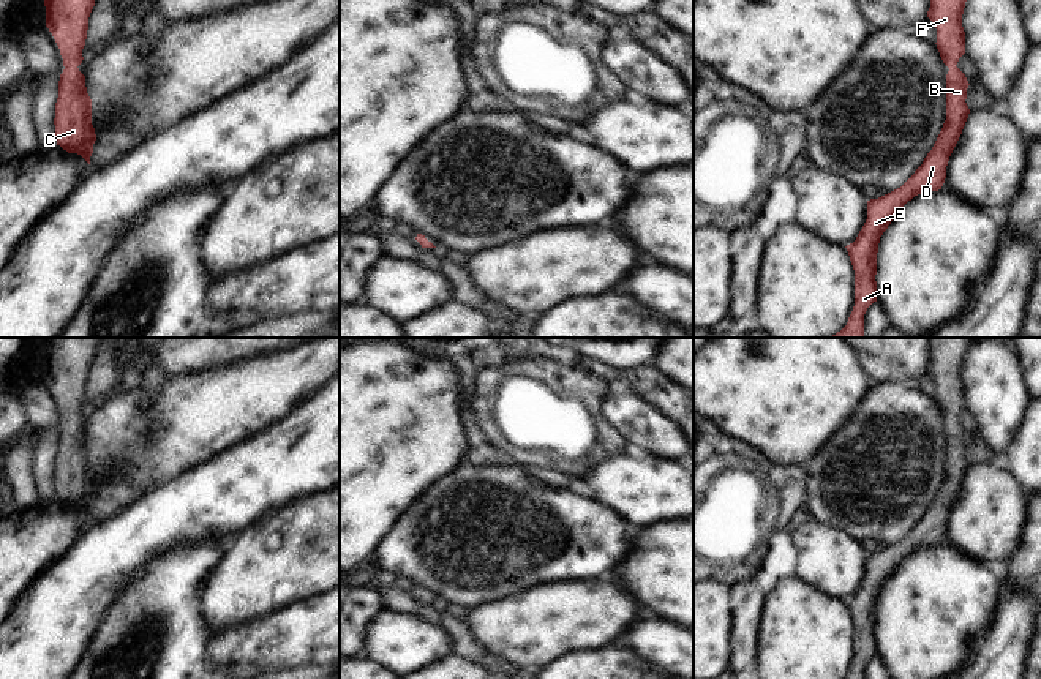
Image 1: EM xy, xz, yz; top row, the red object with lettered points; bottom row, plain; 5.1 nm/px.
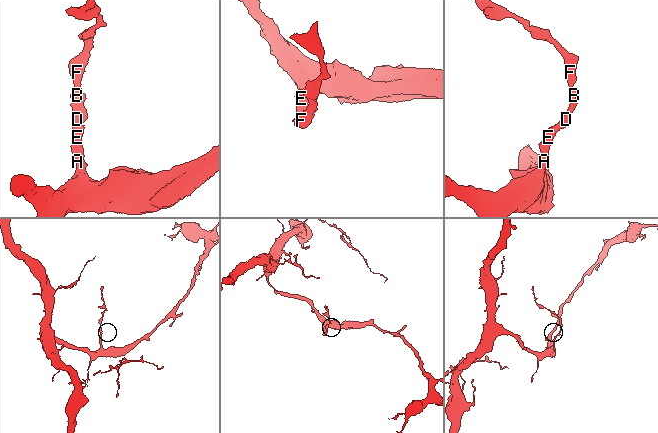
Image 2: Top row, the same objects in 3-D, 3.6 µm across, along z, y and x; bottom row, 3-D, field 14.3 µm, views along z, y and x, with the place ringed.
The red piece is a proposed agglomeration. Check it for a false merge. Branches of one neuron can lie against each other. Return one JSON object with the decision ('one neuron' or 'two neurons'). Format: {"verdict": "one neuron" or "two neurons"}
{"verdict": "one neuron"}

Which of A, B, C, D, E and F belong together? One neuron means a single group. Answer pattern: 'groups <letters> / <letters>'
groups A B C D E F

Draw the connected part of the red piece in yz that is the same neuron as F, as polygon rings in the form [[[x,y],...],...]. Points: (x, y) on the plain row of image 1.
[[[927,338],[930,346],[930,362],[927,365],[927,371],[934,376],[937,382],[935,398],[943,417],[949,422],[946,428],[946,474],[932,504],[927,507],[923,518],[915,524],[915,527],[900,542],[878,553],[867,554],[867,573],[862,583],[859,584],[856,594],[845,600],[855,624],[855,660],[847,679],[864,679],[864,668],[867,662],[874,655],[877,655],[877,606],[883,586],[888,583],[891,575],[899,568],[899,564],[908,554],[923,546],[938,545],[945,537],[949,510],[962,488],[962,483],[970,467],[970,463],[965,456],[967,442],[970,437],[965,428],[956,418],[959,412],[965,407],[965,385],[962,381],[962,368],[971,340],[973,338]]]

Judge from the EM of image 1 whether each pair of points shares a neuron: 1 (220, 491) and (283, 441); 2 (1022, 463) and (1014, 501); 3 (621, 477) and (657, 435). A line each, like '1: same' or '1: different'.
1: same
2: different
3: different

